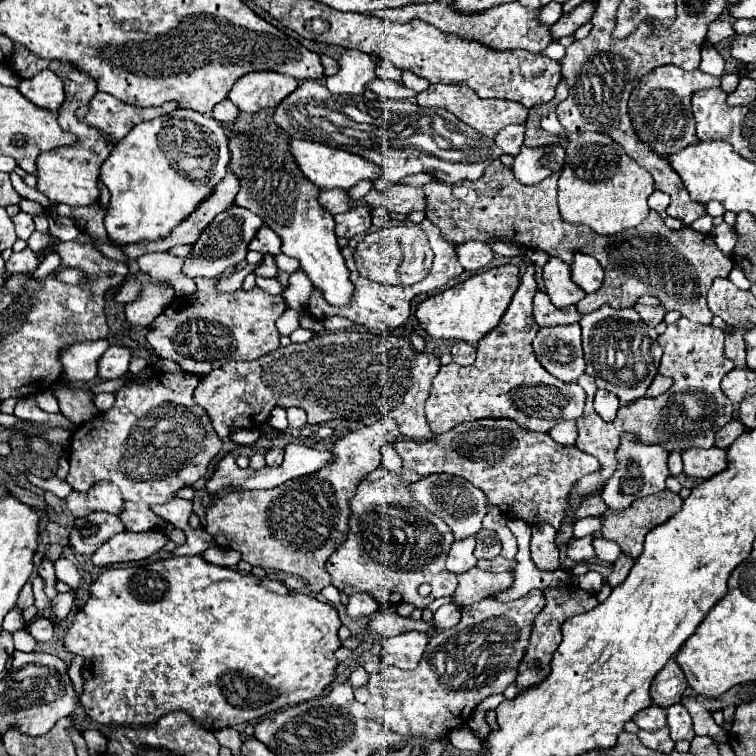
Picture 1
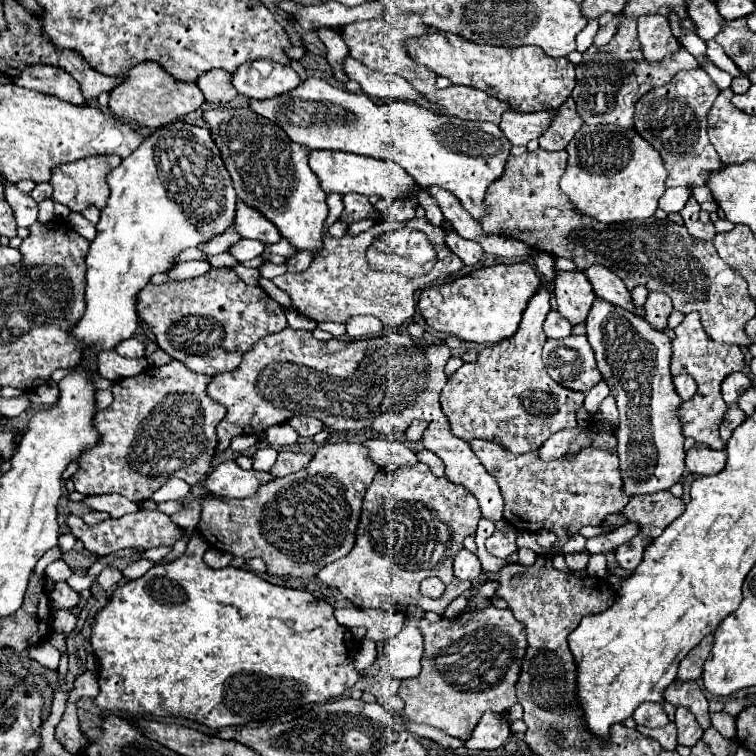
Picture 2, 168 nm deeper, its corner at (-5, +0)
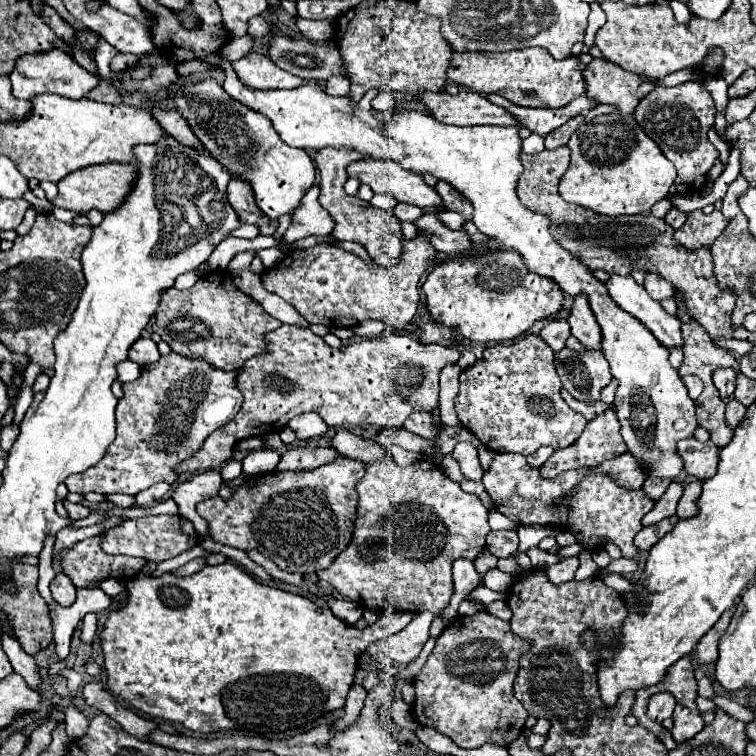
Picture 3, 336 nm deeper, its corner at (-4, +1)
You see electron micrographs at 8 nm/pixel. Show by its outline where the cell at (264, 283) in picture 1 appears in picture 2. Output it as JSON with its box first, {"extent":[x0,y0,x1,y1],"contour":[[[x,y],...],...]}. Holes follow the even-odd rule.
{"extent":[273,218,465,328],"contour":[[[413,218],[407,222],[407,228],[421,230],[435,246],[435,260],[425,266],[425,274],[419,276],[397,276],[393,272],[373,272],[365,262],[365,250],[377,234],[388,230],[396,230],[396,222],[381,221],[371,227],[367,232],[357,236],[345,234],[343,238],[325,236],[325,246],[319,258],[315,258],[307,272],[303,274],[289,274],[273,278],[273,282],[291,296],[295,310],[305,314],[315,322],[341,322],[345,324],[351,316],[357,314],[371,314],[383,322],[385,328],[397,328],[415,314],[415,290],[425,290],[427,286],[449,282],[459,270],[465,266],[457,254],[445,246],[445,230],[441,226],[433,226],[427,218]],[[429,273],[429,274],[428,274]],[[422,275],[422,276],[421,276]],[[425,275],[425,276],[423,276]],[[408,277],[408,278],[405,278]],[[419,277],[419,278],[414,278]]]}

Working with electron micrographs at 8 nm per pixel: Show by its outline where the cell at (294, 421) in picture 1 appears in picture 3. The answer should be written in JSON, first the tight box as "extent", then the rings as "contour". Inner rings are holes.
{"extent":[288,413,328,439],"contour":[[[304,413],[294,417],[288,427],[296,433],[298,439],[308,439],[308,437],[320,437],[328,431],[328,425],[322,421],[320,415],[316,413]]]}

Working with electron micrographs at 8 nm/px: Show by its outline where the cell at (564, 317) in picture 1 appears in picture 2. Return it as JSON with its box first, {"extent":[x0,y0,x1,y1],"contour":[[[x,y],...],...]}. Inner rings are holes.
{"extent":[545,310,573,338],"contour":[[[551,310],[545,318],[545,334],[549,338],[563,338],[563,336],[569,336],[571,330],[573,330],[573,324],[567,320],[567,318],[561,318],[561,314],[557,310]]]}

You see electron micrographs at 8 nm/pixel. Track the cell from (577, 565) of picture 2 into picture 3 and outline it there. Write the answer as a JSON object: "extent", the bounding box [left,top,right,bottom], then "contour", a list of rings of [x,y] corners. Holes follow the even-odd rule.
{"extent":[546,557,578,585],"contour":[[[568,557],[552,567],[546,567],[546,575],[548,575],[548,581],[552,581],[554,585],[560,585],[574,579],[576,569],[578,569],[578,557]]]}

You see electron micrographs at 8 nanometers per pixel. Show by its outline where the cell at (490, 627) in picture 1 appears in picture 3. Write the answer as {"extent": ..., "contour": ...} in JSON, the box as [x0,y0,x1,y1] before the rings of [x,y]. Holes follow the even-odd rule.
{"extent":[414,611,528,749],"contour":[[[478,611],[472,617],[460,615],[456,617],[436,639],[436,645],[424,665],[424,669],[414,679],[416,689],[416,701],[414,701],[414,713],[420,725],[434,727],[442,735],[450,737],[458,747],[462,749],[476,749],[484,743],[496,743],[500,747],[508,747],[514,743],[528,719],[526,709],[512,693],[512,683],[516,679],[518,671],[518,659],[522,651],[528,651],[528,641],[522,641],[510,631],[510,625],[502,619],[494,617],[488,611]]]}

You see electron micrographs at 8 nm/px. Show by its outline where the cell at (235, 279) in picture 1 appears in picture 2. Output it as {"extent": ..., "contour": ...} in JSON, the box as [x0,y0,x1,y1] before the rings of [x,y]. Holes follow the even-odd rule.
{"extent":[267,238,295,258],"contour":[[[281,238],[281,242],[277,242],[277,244],[269,246],[269,248],[267,248],[267,252],[269,252],[269,254],[281,254],[281,256],[291,258],[291,256],[295,254],[295,248],[293,248],[289,242],[285,242],[285,238]]]}

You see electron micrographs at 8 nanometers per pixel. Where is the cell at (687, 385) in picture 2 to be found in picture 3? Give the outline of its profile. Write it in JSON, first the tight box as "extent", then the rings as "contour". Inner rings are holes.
{"extent":[682,375,702,401],"contour":[[[688,375],[688,377],[682,377],[684,379],[684,385],[688,387],[688,393],[690,393],[690,397],[696,401],[698,397],[700,397],[700,393],[702,393],[702,381],[698,379],[698,377],[694,377],[694,375]]]}

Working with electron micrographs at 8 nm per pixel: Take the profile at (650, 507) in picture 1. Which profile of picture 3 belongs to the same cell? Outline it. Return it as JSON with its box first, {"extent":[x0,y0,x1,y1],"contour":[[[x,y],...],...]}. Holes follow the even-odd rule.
{"extent":[644,477,670,501],"contour":[[[650,477],[646,483],[644,483],[644,491],[654,499],[654,501],[658,501],[664,493],[666,493],[666,489],[668,489],[668,485],[670,485],[670,481],[668,479],[662,479],[662,477]]]}

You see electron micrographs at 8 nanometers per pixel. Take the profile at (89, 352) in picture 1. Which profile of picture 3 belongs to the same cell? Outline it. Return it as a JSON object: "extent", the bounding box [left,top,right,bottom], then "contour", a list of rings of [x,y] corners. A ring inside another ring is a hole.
{"extent":[118,361,140,381],"contour":[[[122,361],[122,363],[118,363],[118,381],[134,381],[134,379],[138,379],[140,377],[140,365],[136,365],[136,363],[132,363],[132,361]]]}

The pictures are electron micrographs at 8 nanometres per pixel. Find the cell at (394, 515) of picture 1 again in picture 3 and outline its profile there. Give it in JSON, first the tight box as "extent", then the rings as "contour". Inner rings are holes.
{"extent":[318,459,490,611],"contour":[[[380,459],[366,463],[366,473],[356,485],[358,507],[354,537],[350,545],[332,561],[332,565],[318,573],[320,579],[332,583],[344,597],[370,609],[392,607],[400,611],[442,611],[452,597],[452,563],[458,557],[476,557],[484,551],[486,535],[490,533],[488,509],[476,495],[460,489],[446,473],[422,459],[400,467],[394,459]]]}

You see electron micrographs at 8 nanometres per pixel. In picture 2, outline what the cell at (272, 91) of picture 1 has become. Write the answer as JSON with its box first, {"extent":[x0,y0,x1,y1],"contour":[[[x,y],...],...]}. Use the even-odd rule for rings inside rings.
{"extent":[233,60,301,100],"contour":[[[255,60],[239,66],[233,74],[233,86],[245,98],[267,100],[289,92],[301,84],[299,74],[291,66],[271,60]]]}

